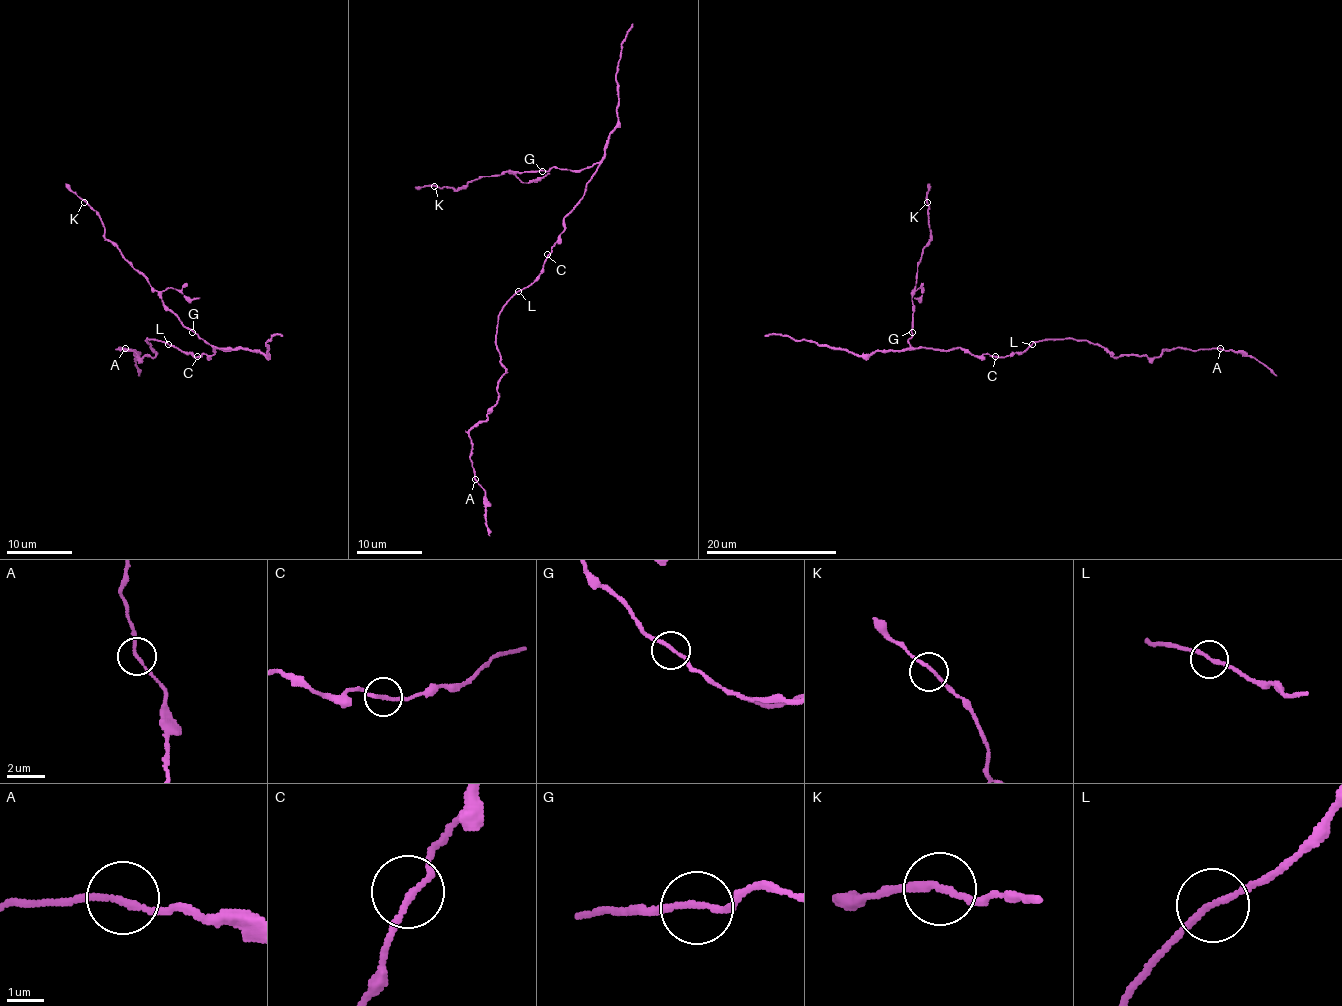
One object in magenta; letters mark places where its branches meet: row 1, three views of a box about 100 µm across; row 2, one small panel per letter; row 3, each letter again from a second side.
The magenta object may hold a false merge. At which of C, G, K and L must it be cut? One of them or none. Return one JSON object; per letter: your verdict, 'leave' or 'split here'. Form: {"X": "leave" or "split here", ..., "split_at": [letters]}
{"C": "leave", "G": "leave", "K": "leave", "L": "split here", "split_at": ["L"]}

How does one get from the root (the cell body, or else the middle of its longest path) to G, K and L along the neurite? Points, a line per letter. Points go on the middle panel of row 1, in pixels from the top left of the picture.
G: (554, 243), (564, 230), (564, 217), (583, 195), (597, 166), (578, 171), (557, 168), (542, 171)
K: (554, 243), (595, 164), (578, 171), (505, 171), (455, 189), (434, 186)
L: (554, 243), (542, 273), (518, 291)

